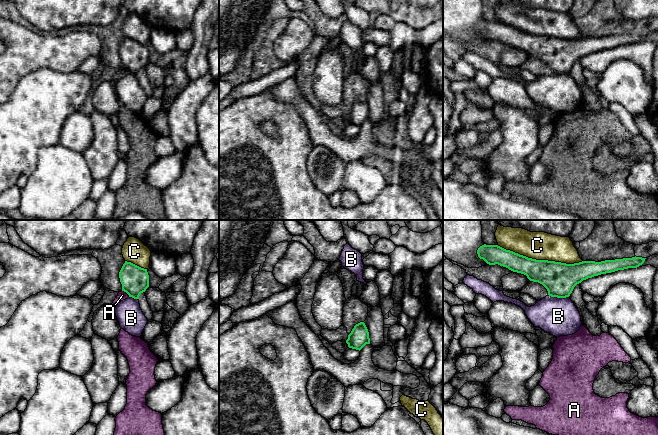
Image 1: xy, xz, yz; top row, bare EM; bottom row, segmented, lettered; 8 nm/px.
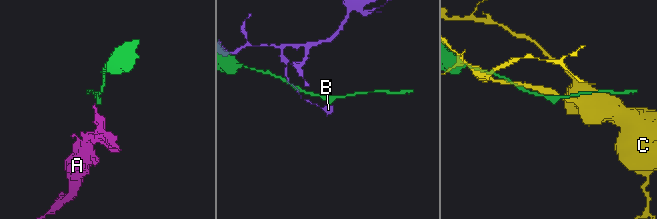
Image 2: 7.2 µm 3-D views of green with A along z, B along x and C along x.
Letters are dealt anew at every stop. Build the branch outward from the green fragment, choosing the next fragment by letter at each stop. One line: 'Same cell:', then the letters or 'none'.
Same cell: none

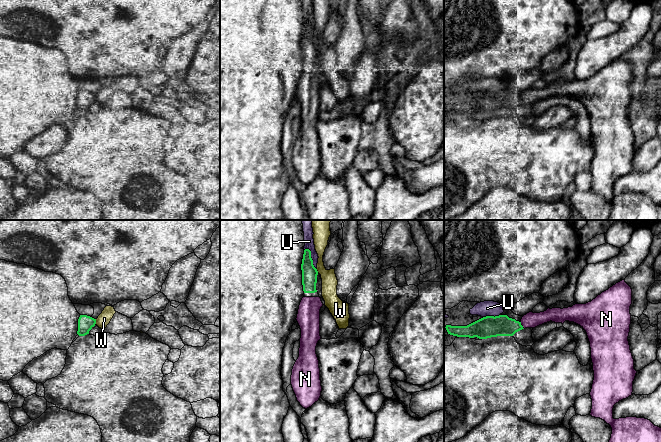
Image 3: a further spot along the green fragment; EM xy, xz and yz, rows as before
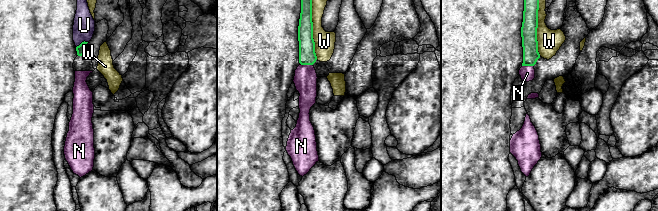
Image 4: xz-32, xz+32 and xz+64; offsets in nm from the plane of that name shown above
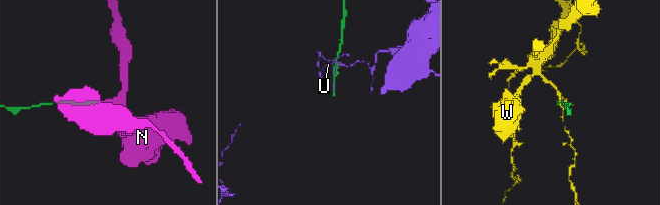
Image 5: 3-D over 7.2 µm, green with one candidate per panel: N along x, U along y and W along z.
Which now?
Same cell: N

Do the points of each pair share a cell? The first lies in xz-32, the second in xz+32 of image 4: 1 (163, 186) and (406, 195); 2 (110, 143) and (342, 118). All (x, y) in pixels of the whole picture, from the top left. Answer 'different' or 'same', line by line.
1: same
2: same

